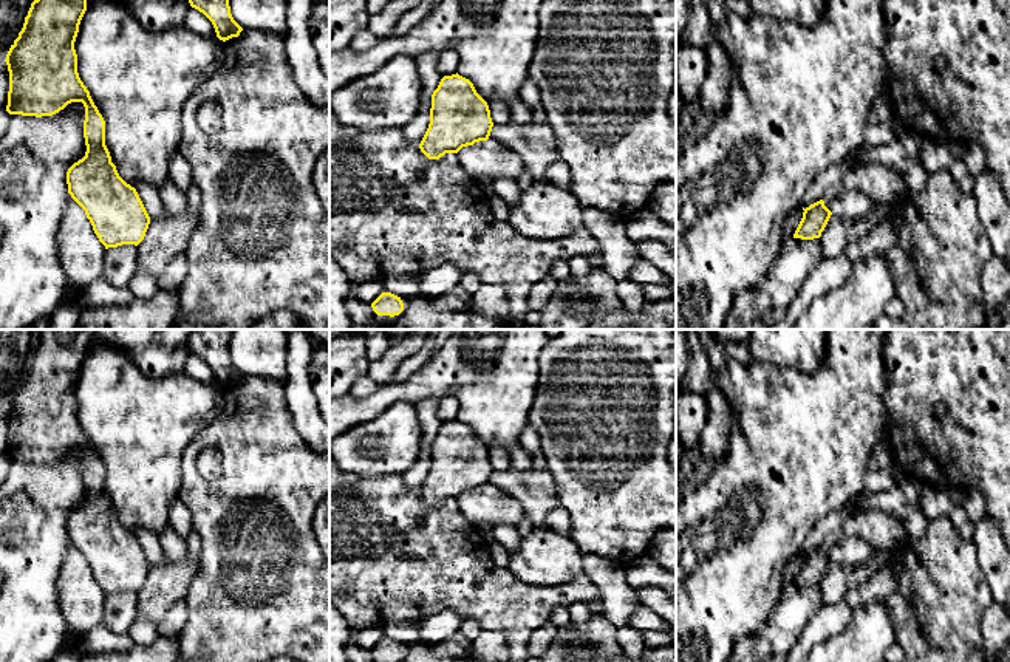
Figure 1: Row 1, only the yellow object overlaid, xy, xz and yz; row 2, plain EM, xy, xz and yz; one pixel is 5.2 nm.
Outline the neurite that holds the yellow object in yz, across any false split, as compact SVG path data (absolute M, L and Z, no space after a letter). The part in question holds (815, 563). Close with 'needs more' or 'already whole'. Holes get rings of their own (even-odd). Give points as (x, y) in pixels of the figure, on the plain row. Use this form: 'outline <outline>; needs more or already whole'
outline M820 546L809 554L803 554L803 565L793 580L793 585L814 586L820 585L824 577L832 558Z; already whole

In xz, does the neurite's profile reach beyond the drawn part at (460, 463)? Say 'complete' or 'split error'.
complete

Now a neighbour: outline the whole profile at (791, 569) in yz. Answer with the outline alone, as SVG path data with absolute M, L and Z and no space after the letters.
M797 554L793 555L787 565L784 566L784 571L783 571L783 586L787 586L787 585L792 585L801 565L803 565L803 554Z

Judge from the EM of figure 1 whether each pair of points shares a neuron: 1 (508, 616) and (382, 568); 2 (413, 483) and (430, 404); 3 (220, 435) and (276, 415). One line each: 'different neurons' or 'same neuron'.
1: same neuron
2: same neuron
3: same neuron

